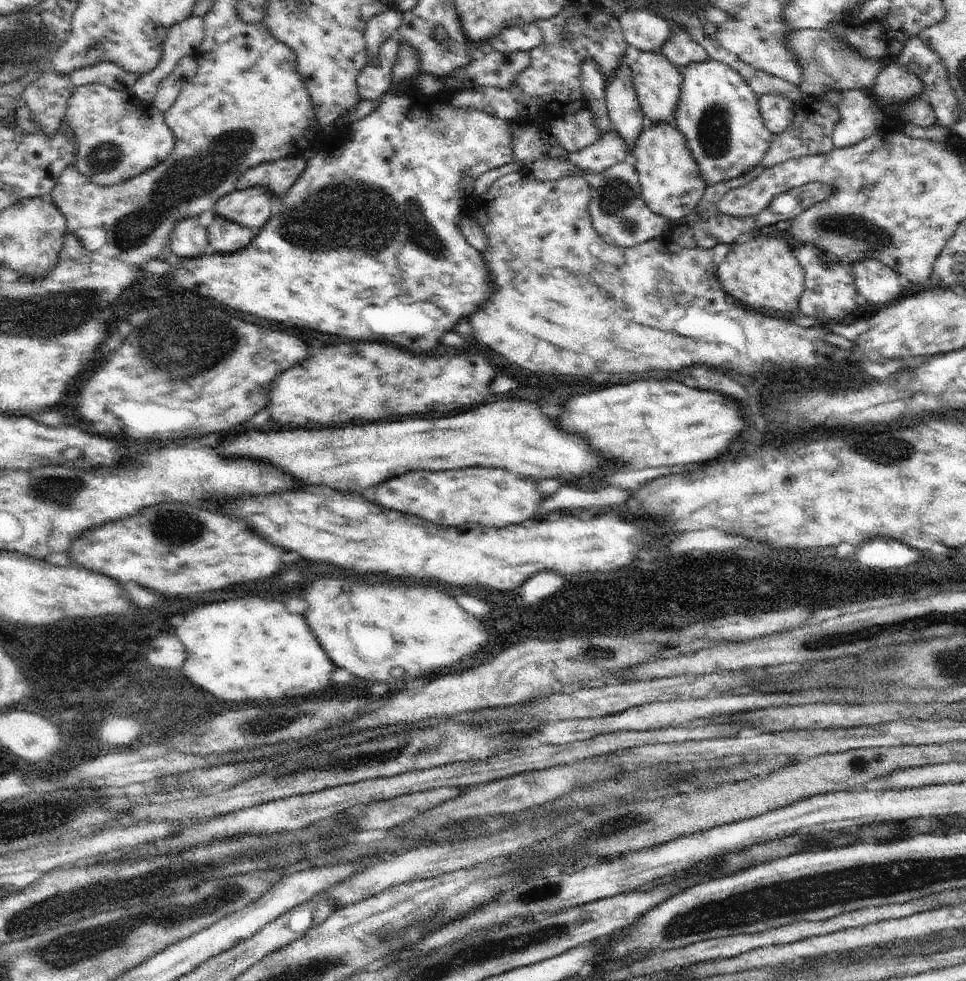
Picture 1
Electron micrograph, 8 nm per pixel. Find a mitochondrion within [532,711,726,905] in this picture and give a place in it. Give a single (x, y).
(622, 825)

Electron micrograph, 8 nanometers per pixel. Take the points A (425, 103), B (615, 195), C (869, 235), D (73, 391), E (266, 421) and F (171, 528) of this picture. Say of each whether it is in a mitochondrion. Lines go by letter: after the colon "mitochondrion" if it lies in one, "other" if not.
A: other
B: mitochondrion
C: mitochondrion
D: other
E: other
F: mitochondrion

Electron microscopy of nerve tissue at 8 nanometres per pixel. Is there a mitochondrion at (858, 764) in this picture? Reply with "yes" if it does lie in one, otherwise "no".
no

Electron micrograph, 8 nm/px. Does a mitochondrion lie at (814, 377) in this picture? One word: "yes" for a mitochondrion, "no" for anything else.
no

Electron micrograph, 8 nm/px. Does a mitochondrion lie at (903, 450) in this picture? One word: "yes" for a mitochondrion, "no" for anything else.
yes

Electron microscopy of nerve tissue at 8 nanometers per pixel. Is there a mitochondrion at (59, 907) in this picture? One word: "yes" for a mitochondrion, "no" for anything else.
yes

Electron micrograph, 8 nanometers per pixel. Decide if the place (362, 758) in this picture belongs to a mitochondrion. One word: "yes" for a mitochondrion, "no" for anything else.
yes

